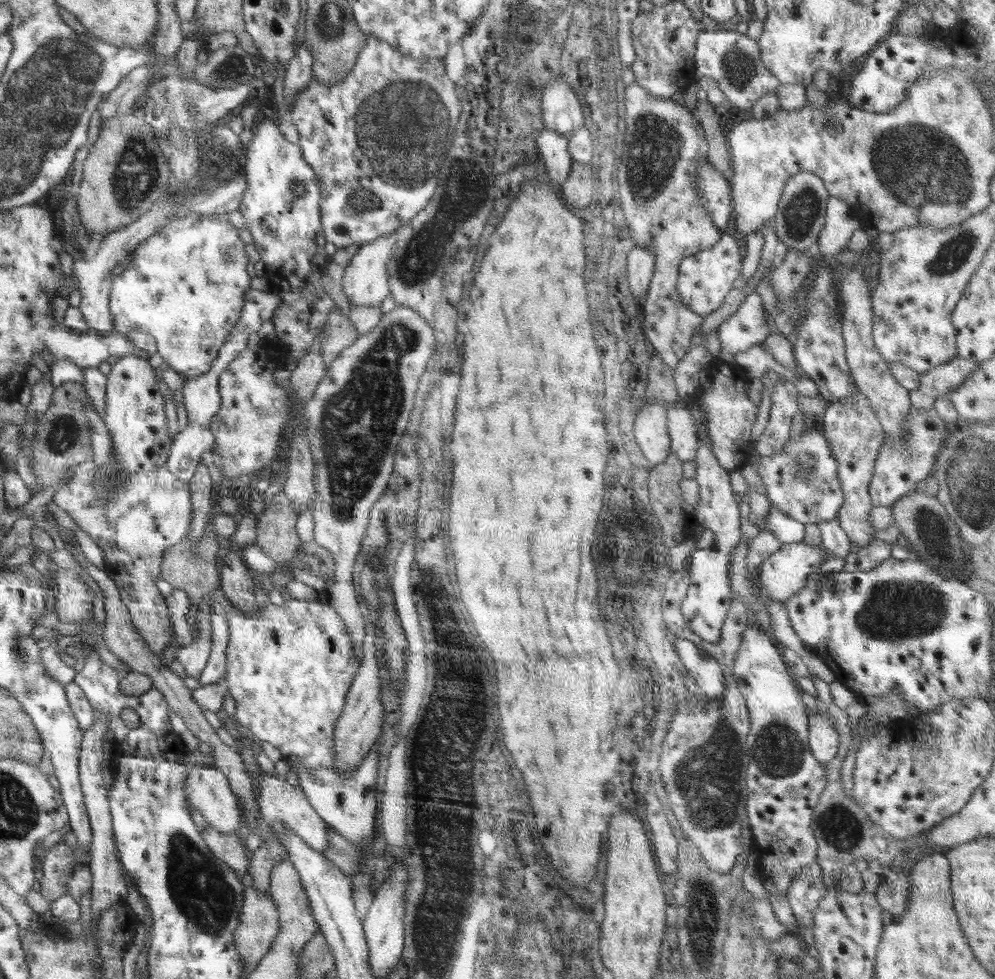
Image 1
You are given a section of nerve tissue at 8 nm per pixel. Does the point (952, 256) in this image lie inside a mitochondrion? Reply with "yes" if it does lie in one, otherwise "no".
yes

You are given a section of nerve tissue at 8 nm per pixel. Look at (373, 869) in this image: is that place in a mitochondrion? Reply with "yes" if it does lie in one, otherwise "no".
no

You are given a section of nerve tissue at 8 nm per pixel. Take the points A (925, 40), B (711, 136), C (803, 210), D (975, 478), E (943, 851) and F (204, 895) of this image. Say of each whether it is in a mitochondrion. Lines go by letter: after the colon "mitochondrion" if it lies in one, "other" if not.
A: other
B: other
C: mitochondrion
D: mitochondrion
E: other
F: mitochondrion

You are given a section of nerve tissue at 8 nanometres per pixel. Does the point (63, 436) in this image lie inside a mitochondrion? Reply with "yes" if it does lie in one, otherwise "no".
yes

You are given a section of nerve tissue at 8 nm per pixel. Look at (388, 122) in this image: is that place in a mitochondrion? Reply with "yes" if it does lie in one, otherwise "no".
yes

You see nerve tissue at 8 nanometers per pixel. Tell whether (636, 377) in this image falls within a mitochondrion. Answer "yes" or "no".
no

